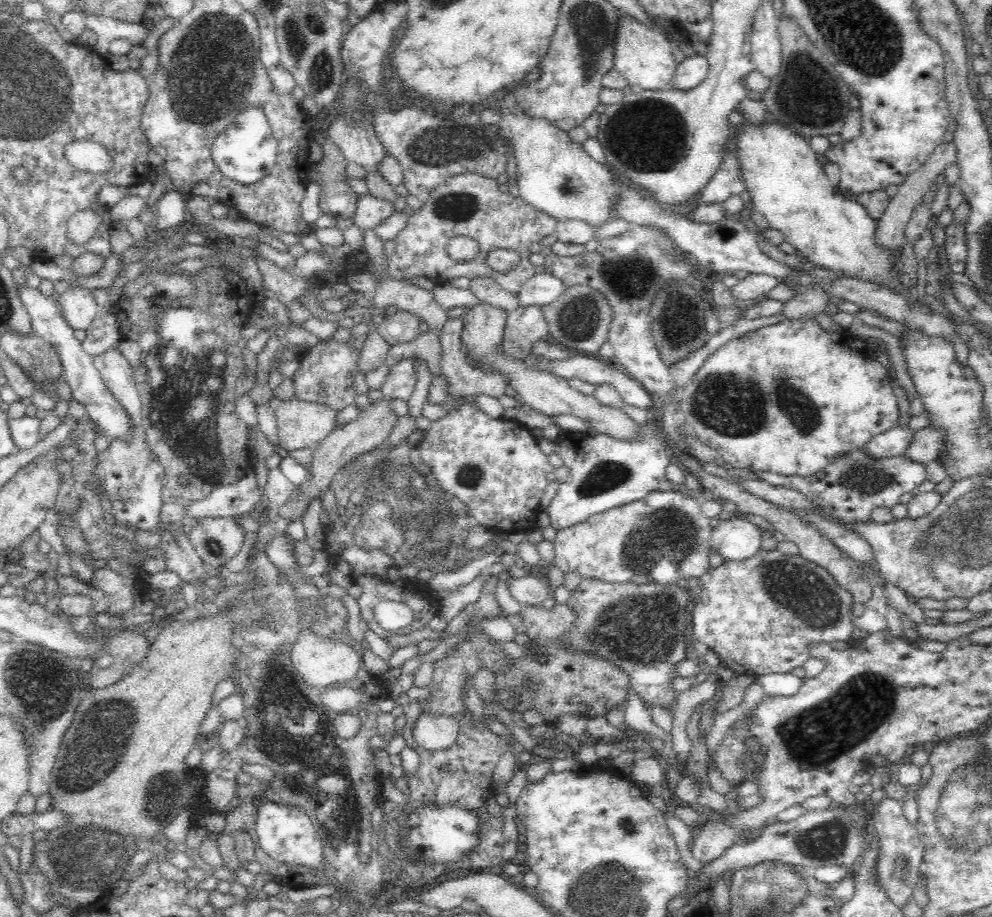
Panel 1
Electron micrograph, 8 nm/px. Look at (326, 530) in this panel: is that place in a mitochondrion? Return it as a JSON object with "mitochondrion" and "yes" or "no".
{"mitochondrion":"no"}

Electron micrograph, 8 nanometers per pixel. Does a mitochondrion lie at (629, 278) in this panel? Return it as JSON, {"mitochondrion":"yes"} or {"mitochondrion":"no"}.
{"mitochondrion":"yes"}

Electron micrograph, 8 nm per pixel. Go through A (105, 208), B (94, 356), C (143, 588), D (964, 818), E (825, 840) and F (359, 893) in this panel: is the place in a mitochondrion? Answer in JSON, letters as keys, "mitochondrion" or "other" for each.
{"A":"other","B":"other","C":"other","D":"mitochondrion","E":"mitochondrion","F":"mitochondrion"}

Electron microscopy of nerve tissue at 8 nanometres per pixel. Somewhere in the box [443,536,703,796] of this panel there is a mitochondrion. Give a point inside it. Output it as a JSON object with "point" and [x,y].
{"point":[642,629]}

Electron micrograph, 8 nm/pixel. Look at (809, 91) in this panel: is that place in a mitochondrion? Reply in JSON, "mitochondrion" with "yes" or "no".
{"mitochondrion":"yes"}

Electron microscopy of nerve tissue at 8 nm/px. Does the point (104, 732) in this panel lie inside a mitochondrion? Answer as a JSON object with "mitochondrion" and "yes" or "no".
{"mitochondrion":"yes"}

